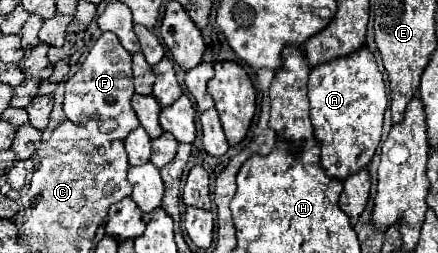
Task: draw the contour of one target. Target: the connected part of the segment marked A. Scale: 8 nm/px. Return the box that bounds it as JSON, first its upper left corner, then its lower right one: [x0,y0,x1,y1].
[309,45,389,179]

